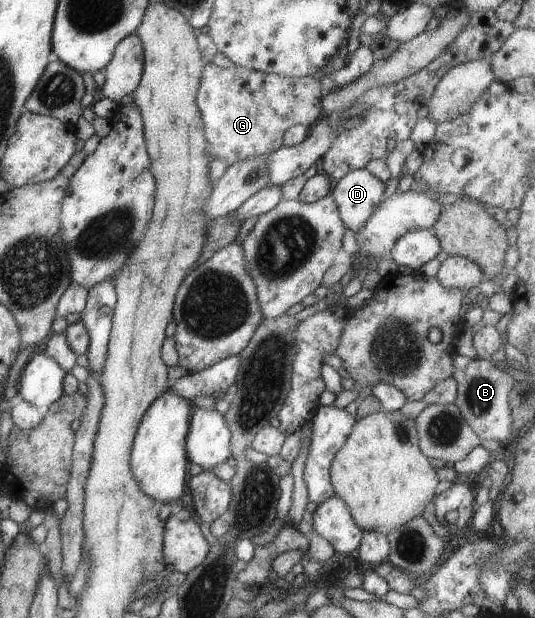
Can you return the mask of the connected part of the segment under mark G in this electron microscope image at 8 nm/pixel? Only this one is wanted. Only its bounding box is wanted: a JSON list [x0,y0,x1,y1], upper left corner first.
[195,63,320,166]

